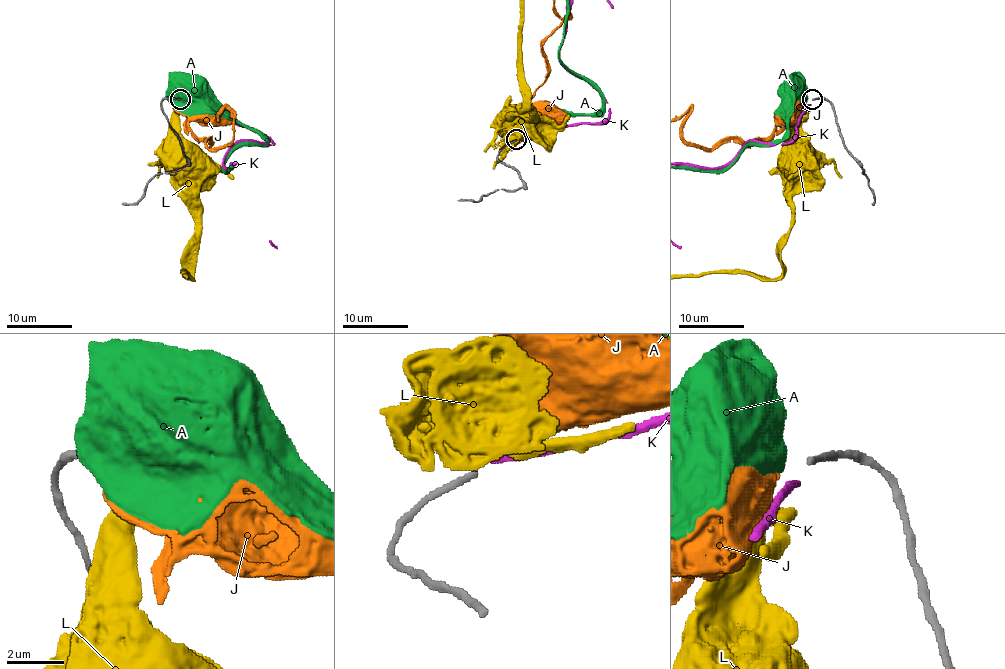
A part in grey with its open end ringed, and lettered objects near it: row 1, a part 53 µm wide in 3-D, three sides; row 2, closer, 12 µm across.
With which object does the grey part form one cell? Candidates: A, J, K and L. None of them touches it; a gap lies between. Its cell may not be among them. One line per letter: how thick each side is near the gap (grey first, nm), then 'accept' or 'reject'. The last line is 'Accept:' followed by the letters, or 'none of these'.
A: 220 nm thick on the grey side, 900 nm on the other; reject
J: 220 nm thick on the grey side, 460 nm on the other; reject
K: 220 nm thick on the grey side, 280 nm on the other; reject
L: 220 nm thick on the grey side, 440 nm on the other; reject
Accept: none of these

